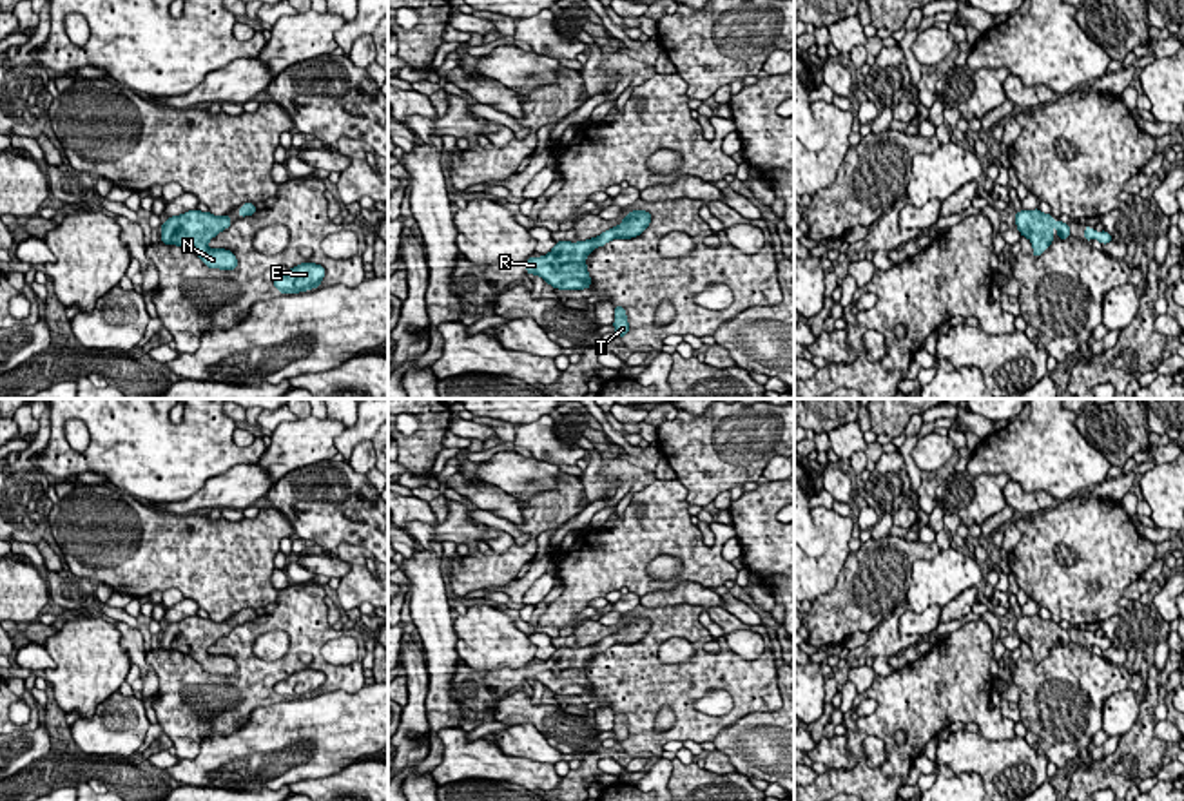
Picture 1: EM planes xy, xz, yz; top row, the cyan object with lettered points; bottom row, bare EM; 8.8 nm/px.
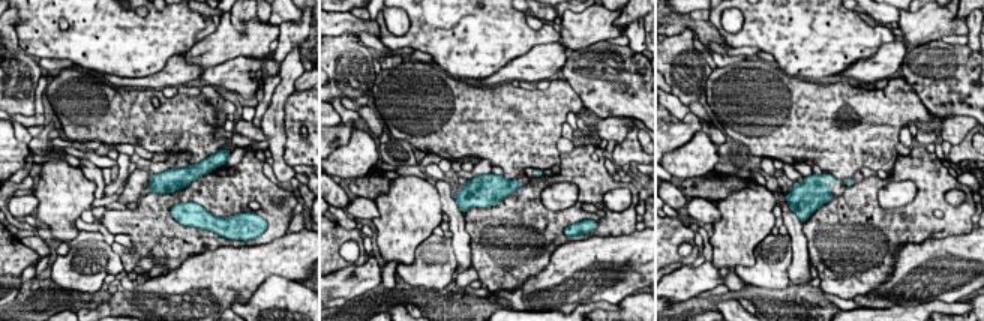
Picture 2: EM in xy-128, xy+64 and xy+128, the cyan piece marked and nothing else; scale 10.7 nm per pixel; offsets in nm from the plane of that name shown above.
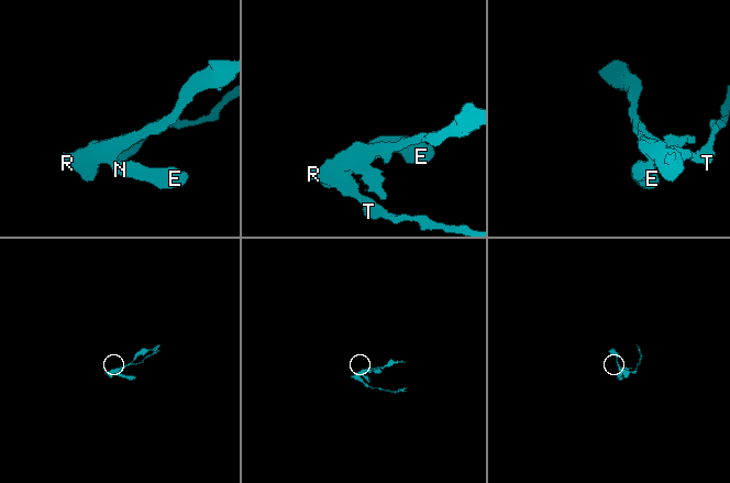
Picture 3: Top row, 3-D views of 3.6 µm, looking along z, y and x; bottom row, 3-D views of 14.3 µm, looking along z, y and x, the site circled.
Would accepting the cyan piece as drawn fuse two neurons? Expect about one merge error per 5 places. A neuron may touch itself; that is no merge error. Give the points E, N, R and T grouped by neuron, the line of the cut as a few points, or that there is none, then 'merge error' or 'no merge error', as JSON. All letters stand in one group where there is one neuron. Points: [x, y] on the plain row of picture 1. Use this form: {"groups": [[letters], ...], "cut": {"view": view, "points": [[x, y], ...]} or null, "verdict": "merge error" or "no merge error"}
{"groups": [["E", "N", "R", "T"]], "cut": null, "verdict": "no merge error"}

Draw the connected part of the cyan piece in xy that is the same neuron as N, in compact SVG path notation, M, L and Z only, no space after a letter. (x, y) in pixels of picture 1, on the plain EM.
M189 616L172 622L161 631L161 649L192 656L209 674L234 676L238 665L230 656L209 654L207 649L221 636L228 634L230 622L212 622L210 618Z

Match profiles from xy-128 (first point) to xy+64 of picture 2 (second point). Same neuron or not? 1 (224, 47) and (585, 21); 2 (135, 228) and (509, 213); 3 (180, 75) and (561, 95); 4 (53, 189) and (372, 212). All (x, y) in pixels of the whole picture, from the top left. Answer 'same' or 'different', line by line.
1: same
2: same
3: different
4: different

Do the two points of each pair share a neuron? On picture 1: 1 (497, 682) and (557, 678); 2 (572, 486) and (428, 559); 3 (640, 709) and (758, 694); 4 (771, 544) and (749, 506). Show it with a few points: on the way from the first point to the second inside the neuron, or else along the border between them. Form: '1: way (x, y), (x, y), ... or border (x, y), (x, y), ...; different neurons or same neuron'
1: way (512, 678), (526, 673), (543, 673); same neuron
2: border (441, 562), (445, 571); different neurons
3: way (669, 687), (686, 687), (704, 680), (729, 680); same neuron
4: way (762, 535), (753, 515); same neuron

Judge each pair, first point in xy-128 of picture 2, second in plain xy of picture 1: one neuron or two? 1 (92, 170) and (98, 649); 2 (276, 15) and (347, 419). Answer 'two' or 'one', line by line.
1: two
2: one

